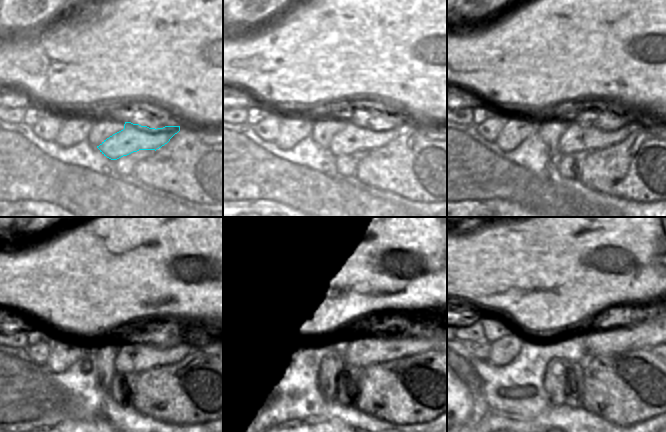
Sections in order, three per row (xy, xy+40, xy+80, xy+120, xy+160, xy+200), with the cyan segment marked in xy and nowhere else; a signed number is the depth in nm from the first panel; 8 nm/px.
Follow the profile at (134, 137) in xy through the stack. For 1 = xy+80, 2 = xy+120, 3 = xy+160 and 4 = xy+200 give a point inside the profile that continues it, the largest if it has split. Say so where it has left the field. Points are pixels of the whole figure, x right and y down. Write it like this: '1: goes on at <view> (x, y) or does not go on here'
1: goes on at xy+80 (584, 134)
2: goes on at xy+120 (136, 355)
3: goes on at xy+160 (426, 333)
4: goes on at xy+200 (650, 329)

